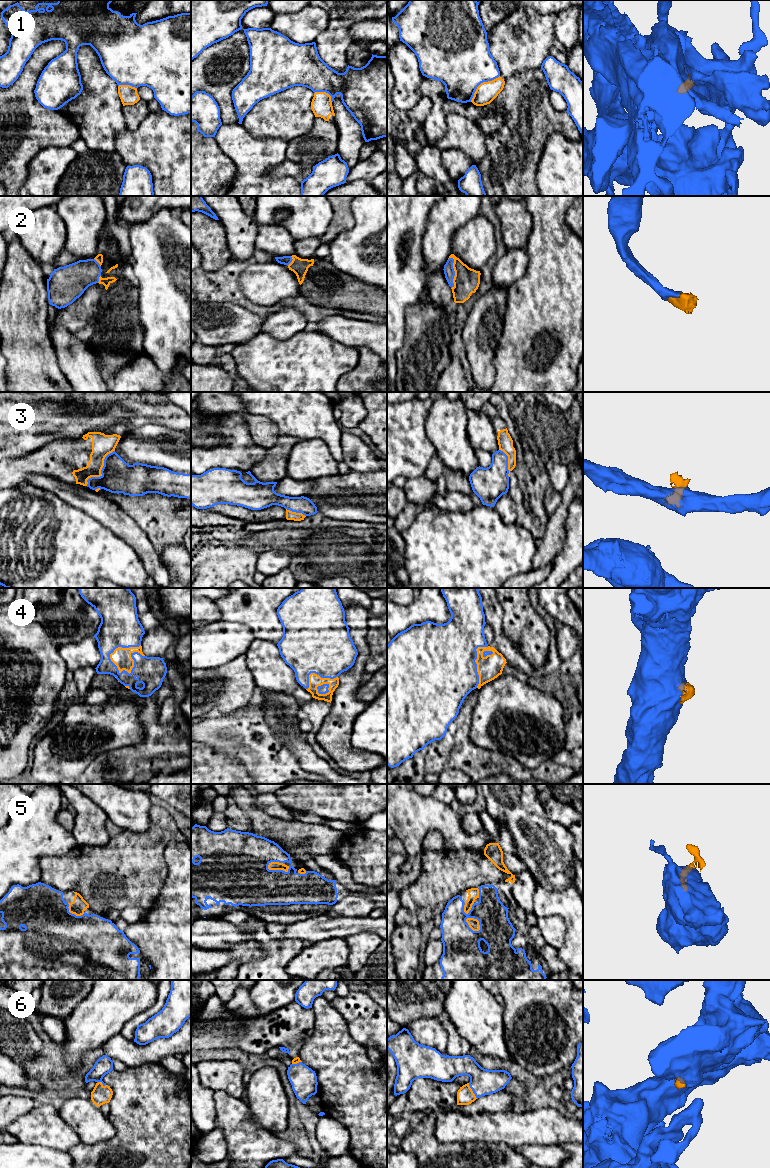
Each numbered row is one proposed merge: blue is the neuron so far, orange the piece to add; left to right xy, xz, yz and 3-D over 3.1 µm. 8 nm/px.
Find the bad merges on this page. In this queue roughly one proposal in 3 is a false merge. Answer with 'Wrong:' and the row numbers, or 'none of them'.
Wrong: 1, 3

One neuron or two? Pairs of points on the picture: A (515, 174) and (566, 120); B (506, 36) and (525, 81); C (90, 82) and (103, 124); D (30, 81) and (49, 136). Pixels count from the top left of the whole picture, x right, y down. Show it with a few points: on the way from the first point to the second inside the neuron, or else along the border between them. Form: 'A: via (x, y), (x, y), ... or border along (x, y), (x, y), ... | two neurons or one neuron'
A: via (518, 158), (547, 129), (550, 129) | one neuron
B: border along (540, 66), (514, 72), (507, 78), (503, 87) | two neurons
C: via (99, 92), (99, 114) | one neuron
D: via (28, 95), (28, 111), (35, 122) | one neuron

